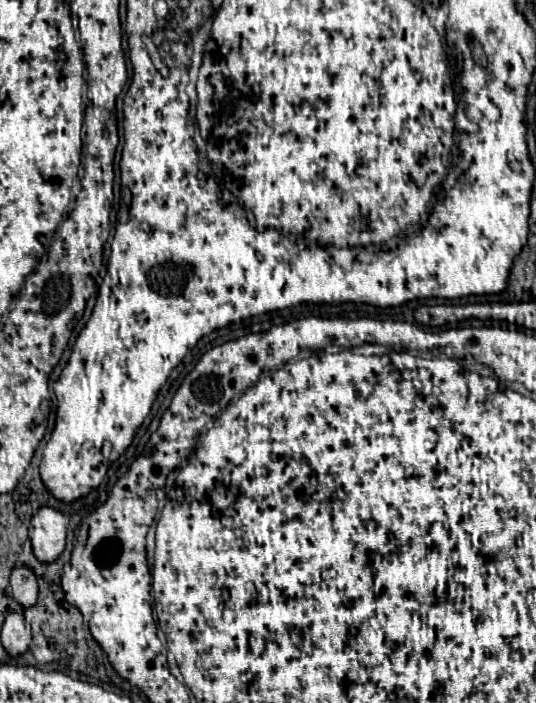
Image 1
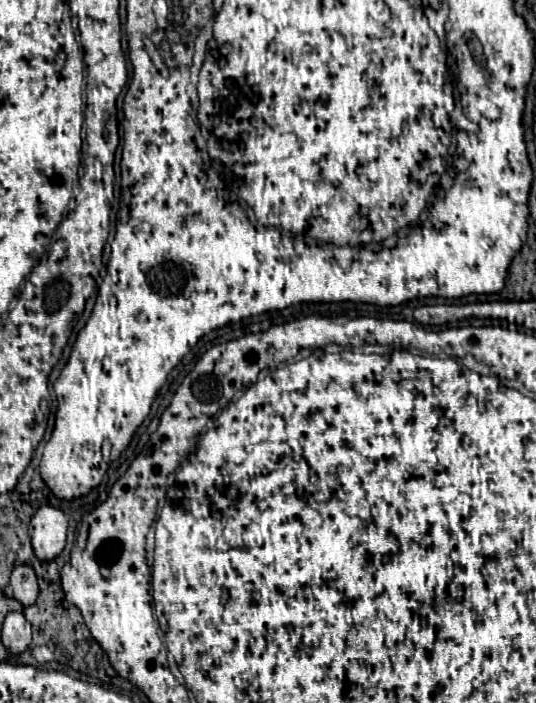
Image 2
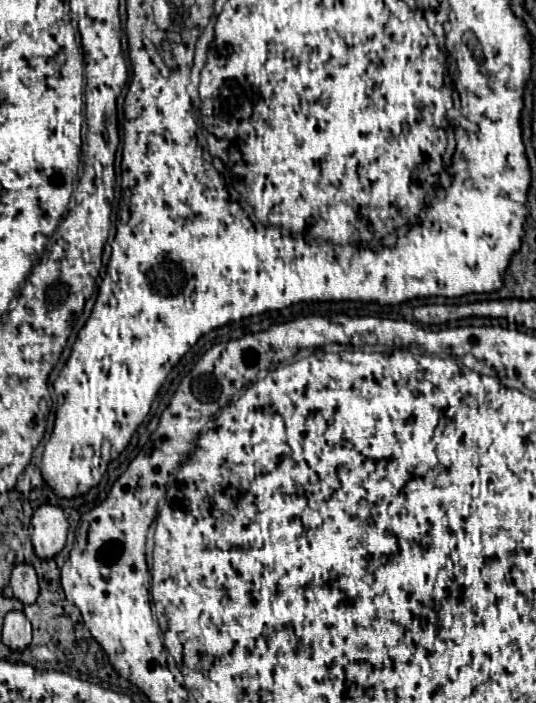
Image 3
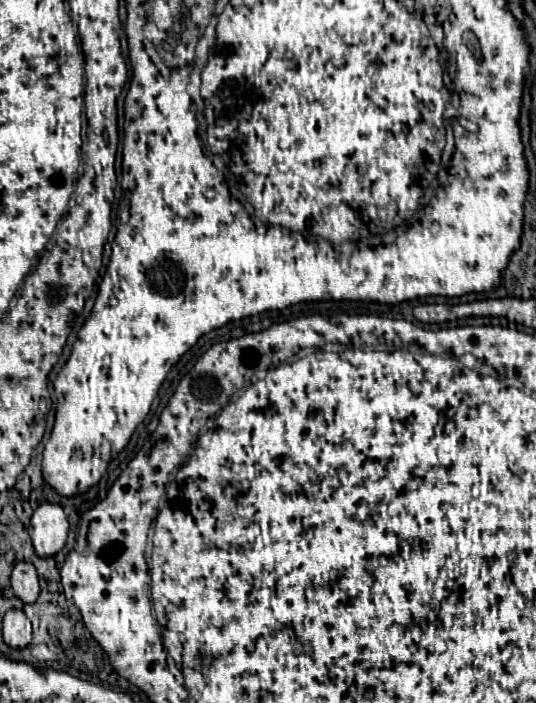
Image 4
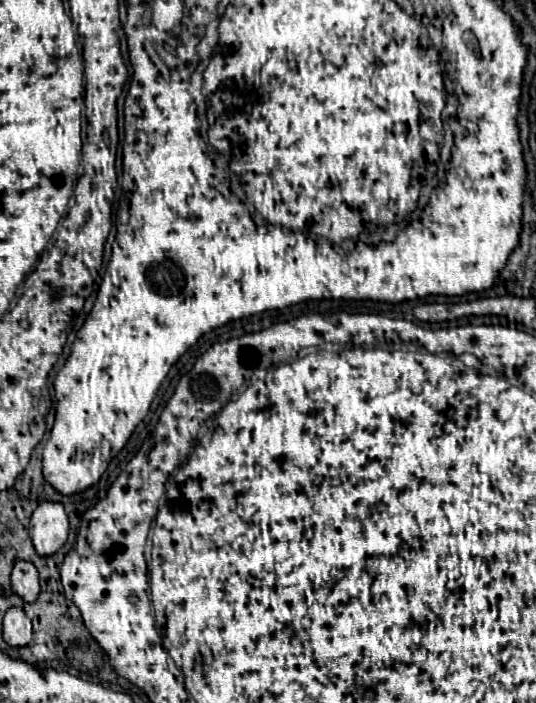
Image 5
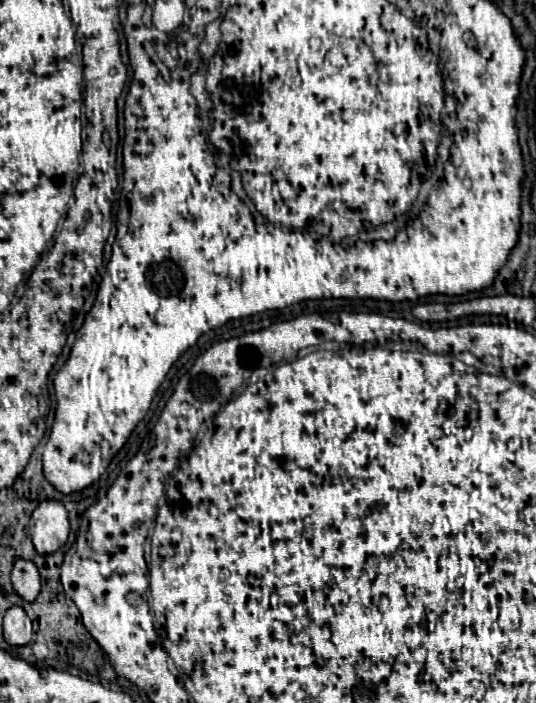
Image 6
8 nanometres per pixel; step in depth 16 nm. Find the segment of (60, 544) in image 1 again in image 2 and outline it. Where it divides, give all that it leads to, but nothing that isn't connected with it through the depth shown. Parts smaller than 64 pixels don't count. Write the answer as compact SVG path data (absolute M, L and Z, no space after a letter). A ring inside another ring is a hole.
M40 506L32 516L32 526L30 526L34 554L40 560L56 558L64 550L66 530L68 522L60 508Z

